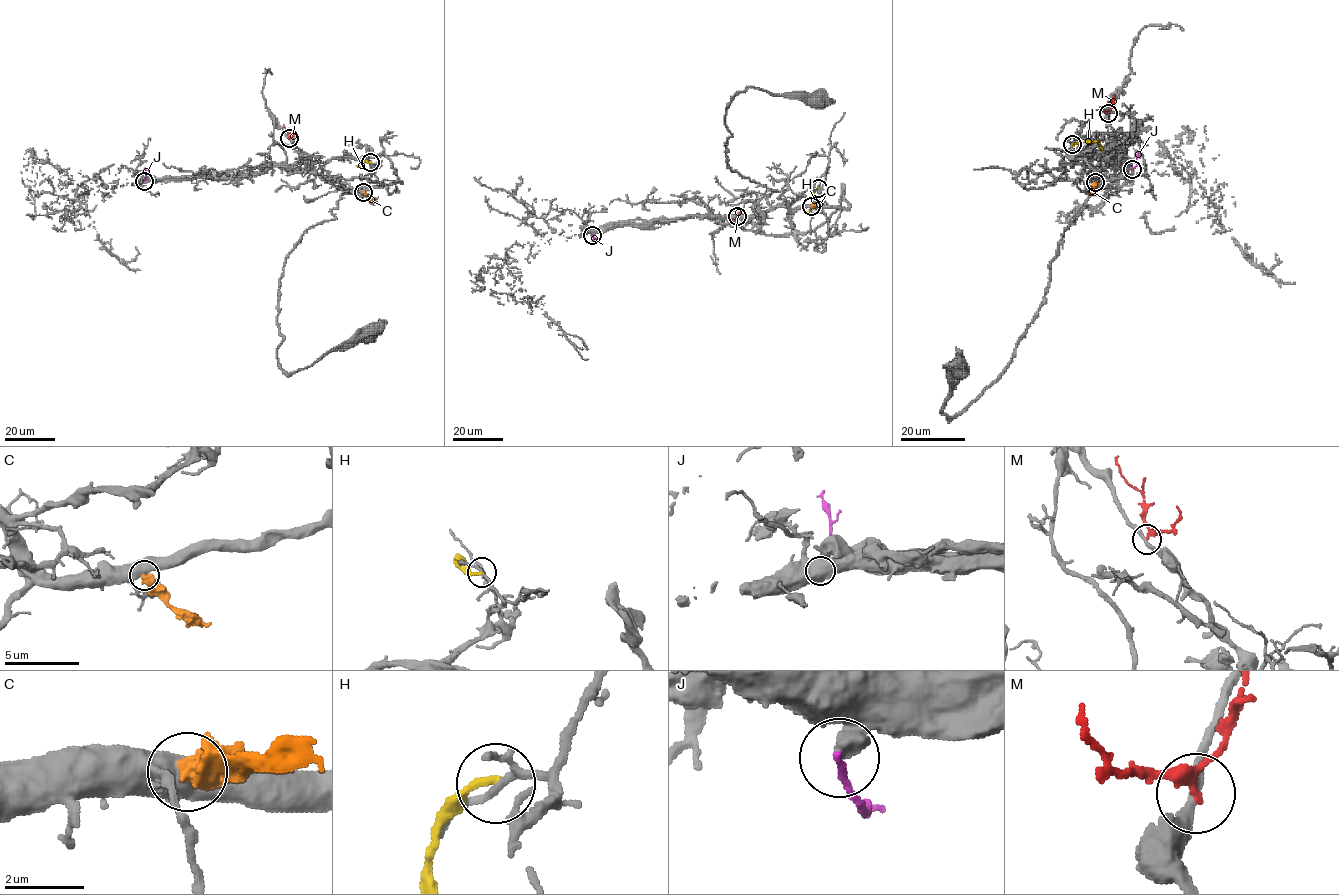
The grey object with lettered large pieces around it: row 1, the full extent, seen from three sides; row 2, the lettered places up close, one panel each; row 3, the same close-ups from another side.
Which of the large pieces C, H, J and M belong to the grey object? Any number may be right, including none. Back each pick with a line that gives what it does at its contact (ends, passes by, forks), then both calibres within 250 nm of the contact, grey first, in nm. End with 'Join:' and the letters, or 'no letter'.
Join: no letter

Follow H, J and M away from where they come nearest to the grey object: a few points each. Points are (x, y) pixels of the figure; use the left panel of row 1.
H: (370, 162), (365, 160), (355, 166)
J: (144, 181), (145, 167)
M: (289, 138), (284, 124)

